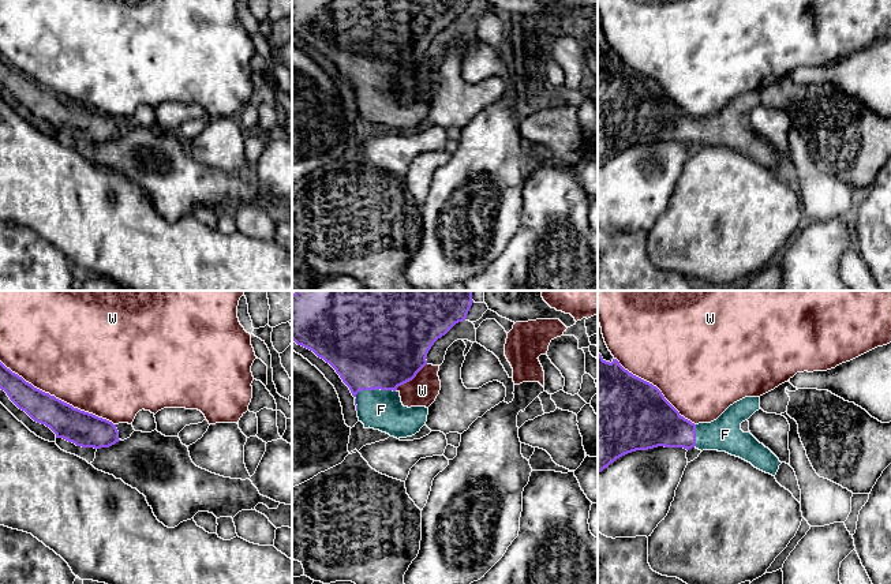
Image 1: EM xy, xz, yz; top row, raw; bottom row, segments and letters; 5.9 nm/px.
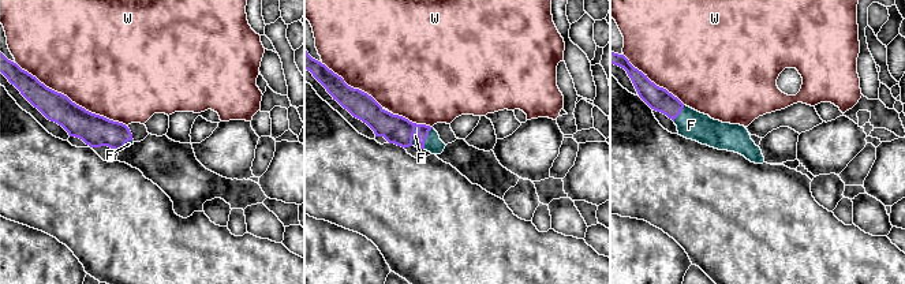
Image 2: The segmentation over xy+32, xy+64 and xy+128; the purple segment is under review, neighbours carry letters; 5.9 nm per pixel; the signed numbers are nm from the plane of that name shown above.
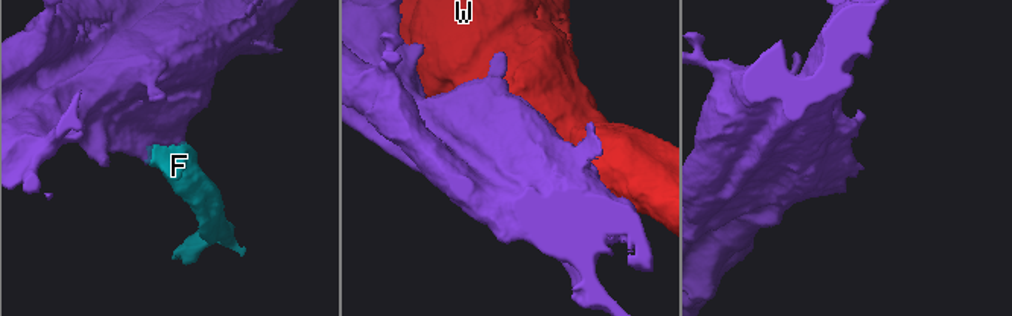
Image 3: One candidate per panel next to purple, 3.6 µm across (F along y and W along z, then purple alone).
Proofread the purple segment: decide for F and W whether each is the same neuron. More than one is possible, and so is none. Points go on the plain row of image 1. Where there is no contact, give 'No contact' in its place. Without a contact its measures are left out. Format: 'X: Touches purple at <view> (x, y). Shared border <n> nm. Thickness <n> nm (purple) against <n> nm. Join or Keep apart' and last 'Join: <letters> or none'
F: Touches purple at xz (369, 83). Shared border 260 nm. Thickness 500 nm (purple) against 240 nm. Join
W: Touches purple at xy (57, 93). Shared border 800 nm. Thickness 200 nm (purple) against 500 nm. Keep apart
Join: F

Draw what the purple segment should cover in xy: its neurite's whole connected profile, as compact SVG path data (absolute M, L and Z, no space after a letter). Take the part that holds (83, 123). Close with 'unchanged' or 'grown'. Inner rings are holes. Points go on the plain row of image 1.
M1 56L0 83L34 116L49 121L56 132L94 143L109 142L120 135L116 119L34 82Z; unchanged

